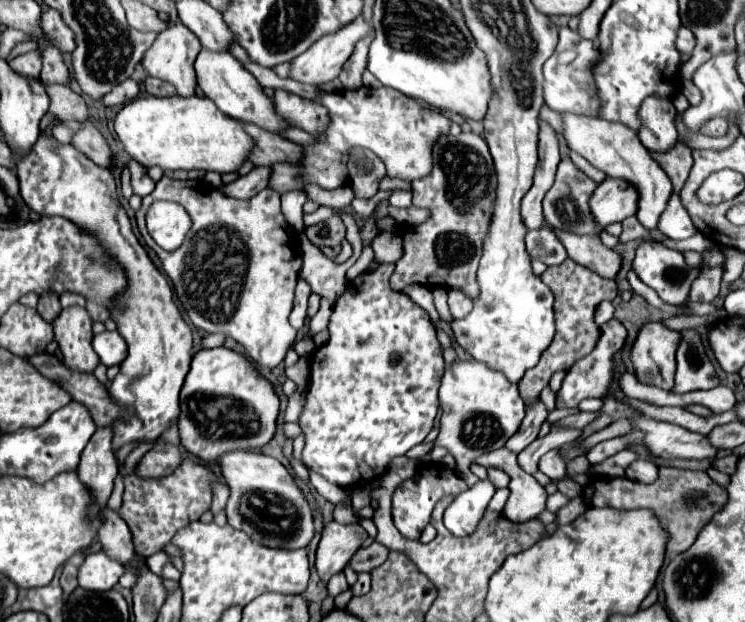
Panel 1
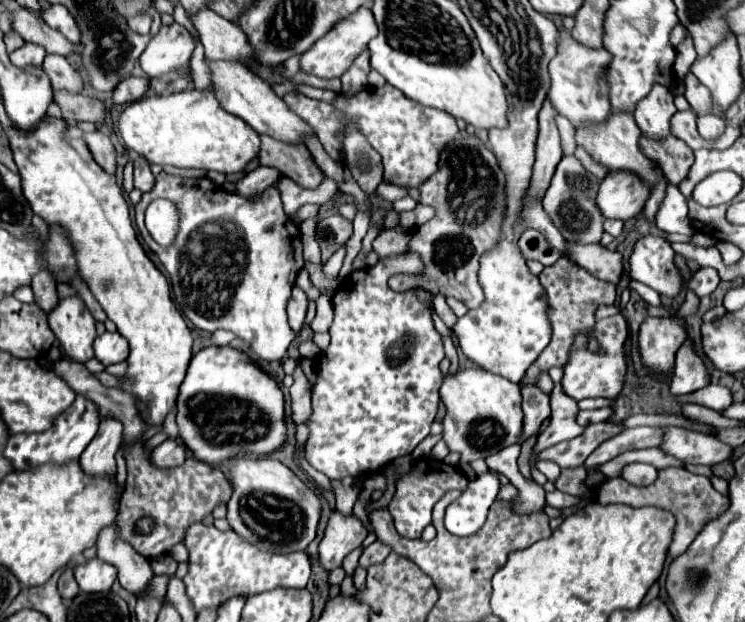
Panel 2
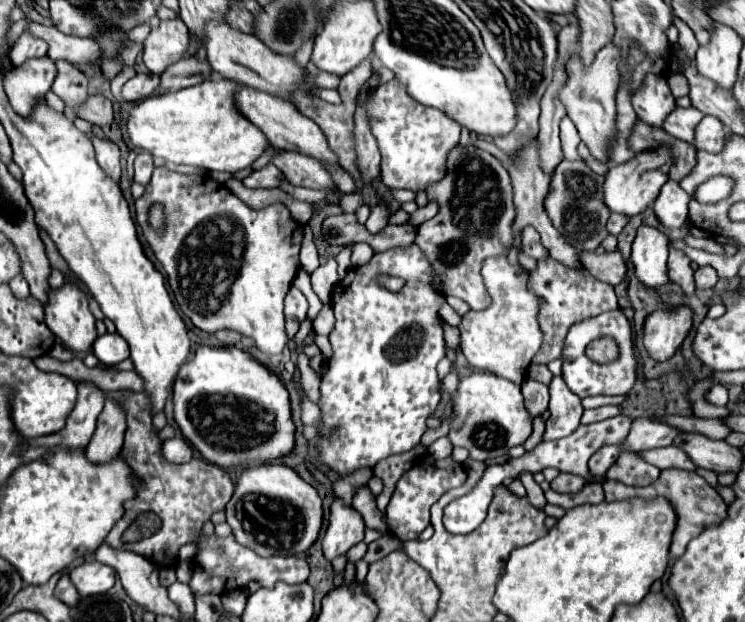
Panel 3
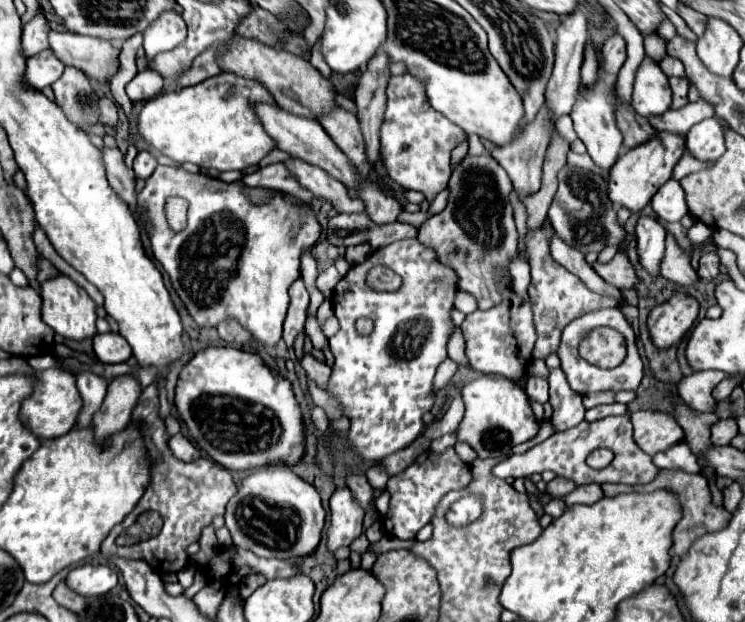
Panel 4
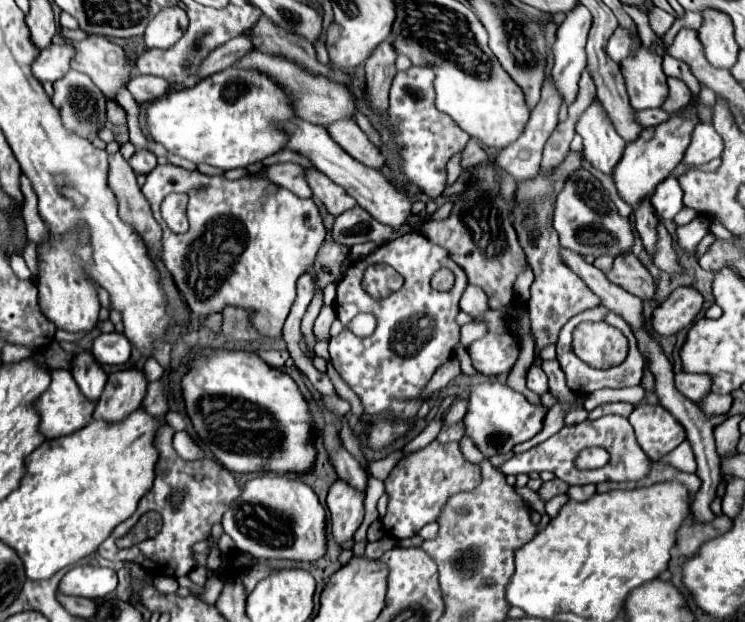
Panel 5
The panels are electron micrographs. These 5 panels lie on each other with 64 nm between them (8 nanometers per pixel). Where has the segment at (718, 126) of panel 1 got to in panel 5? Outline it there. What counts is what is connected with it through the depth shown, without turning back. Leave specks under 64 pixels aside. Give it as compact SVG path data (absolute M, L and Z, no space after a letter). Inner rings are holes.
M700 122L692 134L692 142L684 154L682 164L688 166L702 166L714 158L718 158L724 150L724 144L718 136L718 132L714 130L712 124Z

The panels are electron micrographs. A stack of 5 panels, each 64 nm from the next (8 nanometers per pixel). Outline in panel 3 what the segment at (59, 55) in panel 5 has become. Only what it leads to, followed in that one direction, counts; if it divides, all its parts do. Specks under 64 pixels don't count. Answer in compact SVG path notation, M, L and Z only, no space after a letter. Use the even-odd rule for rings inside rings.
M50 56L26 60L18 68L8 68L4 88L12 108L20 116L28 116L34 104L44 98L56 78L56 62Z

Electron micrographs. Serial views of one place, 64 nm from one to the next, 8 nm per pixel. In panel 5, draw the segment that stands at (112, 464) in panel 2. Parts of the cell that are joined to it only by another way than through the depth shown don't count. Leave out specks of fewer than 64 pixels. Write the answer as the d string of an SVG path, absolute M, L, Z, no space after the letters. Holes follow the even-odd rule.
M114 370L108 374L104 396L100 396L98 406L94 410L96 420L120 422L130 412L140 408L140 400L144 398L148 380L144 370Z

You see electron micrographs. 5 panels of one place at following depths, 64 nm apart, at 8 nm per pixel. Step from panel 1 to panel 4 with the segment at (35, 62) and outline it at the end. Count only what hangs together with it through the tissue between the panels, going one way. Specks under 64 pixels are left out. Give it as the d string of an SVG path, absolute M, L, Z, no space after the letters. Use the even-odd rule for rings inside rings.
M38 8L36 16L24 24L24 34L22 34L22 48L26 56L34 56L42 50L48 48L48 32L50 32L50 22L44 16L44 10Z

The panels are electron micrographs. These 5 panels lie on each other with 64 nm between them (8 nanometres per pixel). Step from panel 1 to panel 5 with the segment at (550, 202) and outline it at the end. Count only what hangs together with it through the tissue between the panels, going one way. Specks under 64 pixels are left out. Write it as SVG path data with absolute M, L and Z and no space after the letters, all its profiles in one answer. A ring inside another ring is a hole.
M580 170L572 174L554 204L554 228L560 234L560 242L564 248L572 252L580 252L582 256L594 254L596 258L608 254L612 258L626 254L634 246L634 232L628 218L620 216L616 206L612 208L612 200L598 178L594 178L588 170Z

